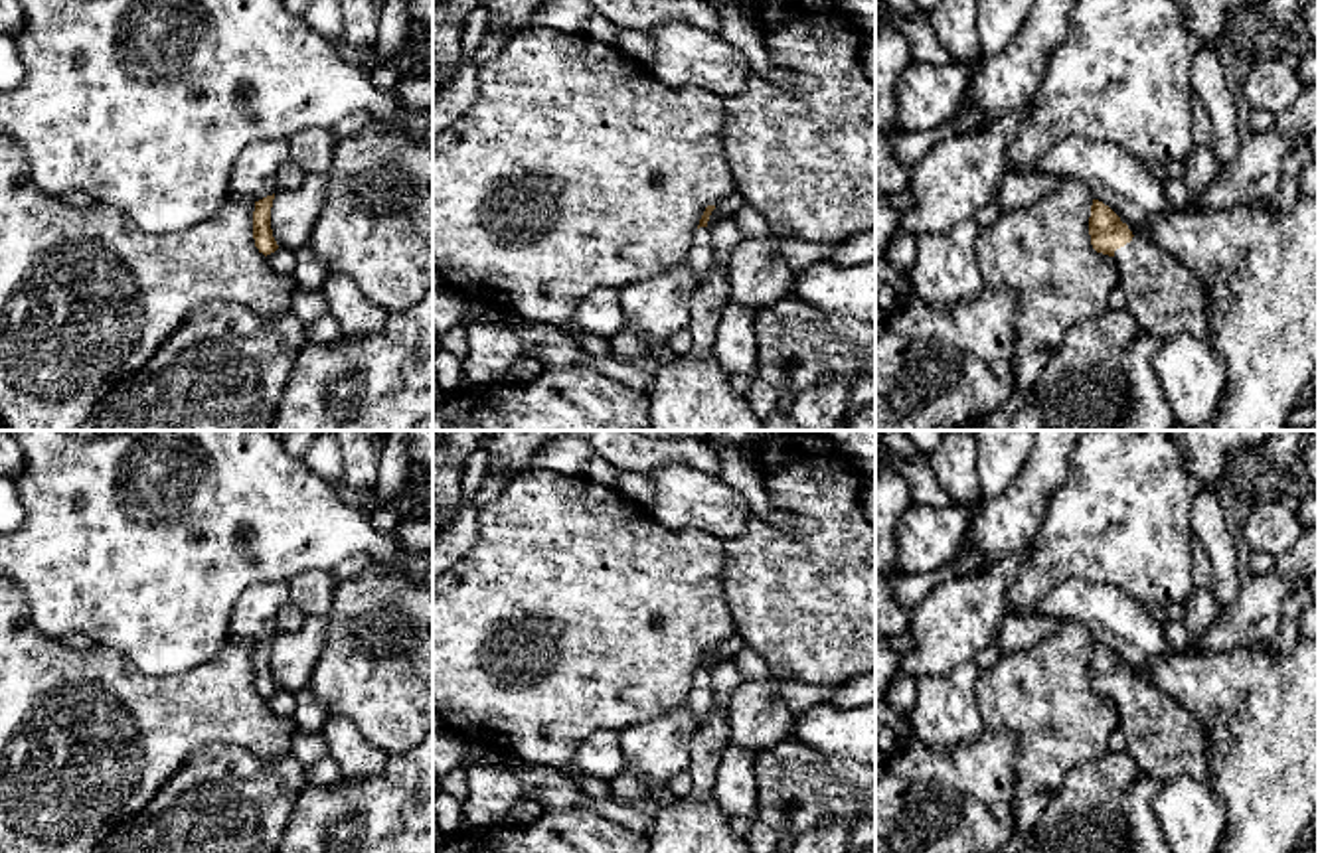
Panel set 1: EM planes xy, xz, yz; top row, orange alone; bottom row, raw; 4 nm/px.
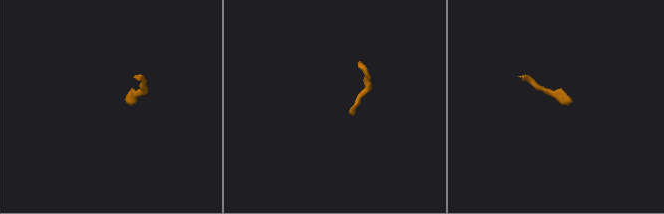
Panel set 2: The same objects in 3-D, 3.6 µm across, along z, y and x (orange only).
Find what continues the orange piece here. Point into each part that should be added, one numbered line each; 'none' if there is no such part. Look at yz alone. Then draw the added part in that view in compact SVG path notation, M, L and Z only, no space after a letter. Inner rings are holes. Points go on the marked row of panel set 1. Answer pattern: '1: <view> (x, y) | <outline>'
1: yz (1166, 299) | M1134 235L1114 251L1126 308L1146 330L1164 342L1192 334L1211 338L1211 304L1203 280L1184 263Z

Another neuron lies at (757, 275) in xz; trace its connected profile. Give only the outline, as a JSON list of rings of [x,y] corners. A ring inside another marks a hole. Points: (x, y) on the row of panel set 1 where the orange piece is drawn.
[[[777,235],[745,237],[729,259],[727,302],[763,308],[790,292],[796,271],[775,251]]]

